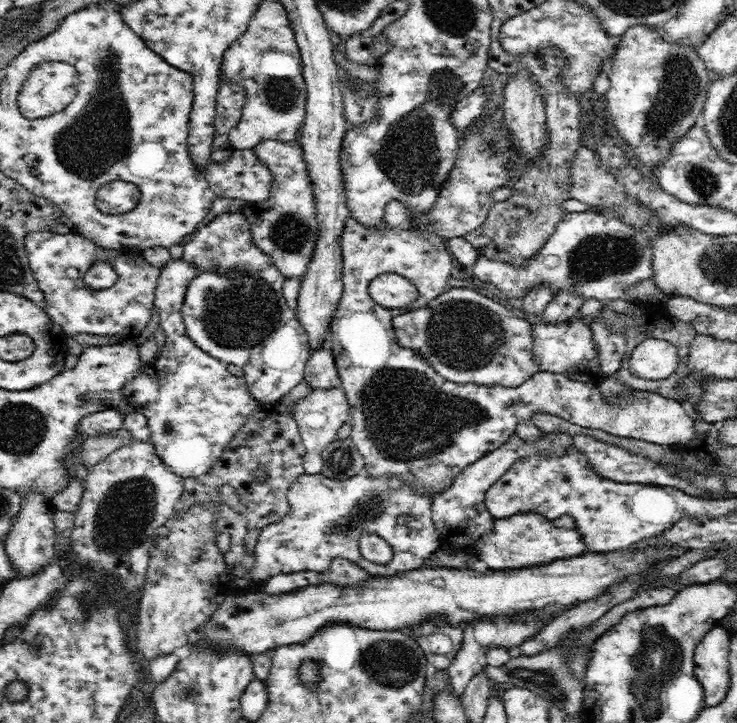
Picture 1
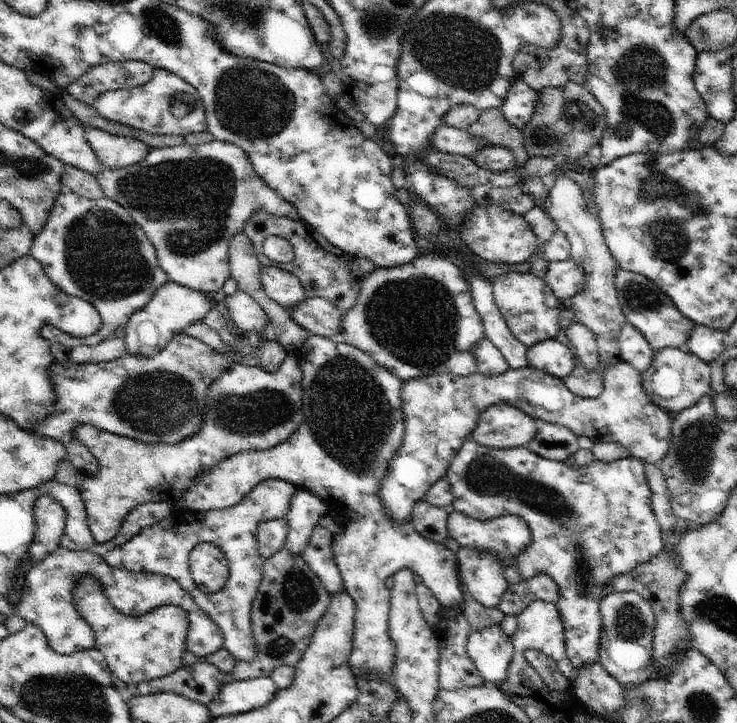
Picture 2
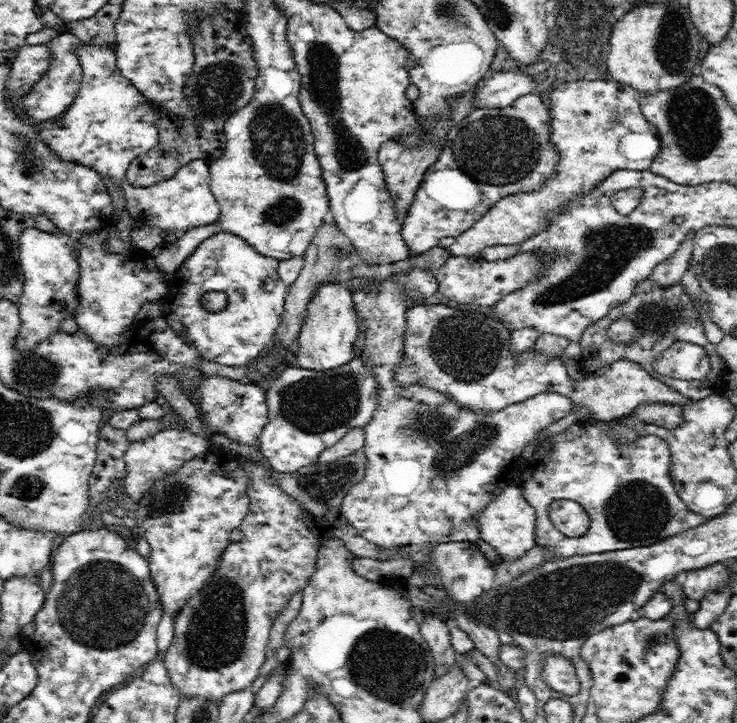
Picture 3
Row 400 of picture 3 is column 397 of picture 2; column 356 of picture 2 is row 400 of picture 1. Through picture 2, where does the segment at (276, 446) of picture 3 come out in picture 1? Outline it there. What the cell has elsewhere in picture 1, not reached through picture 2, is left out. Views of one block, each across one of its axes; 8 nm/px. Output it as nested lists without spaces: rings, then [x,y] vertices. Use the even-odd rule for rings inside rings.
[[[341,387],[331,389],[311,388],[310,392],[293,406],[291,415],[297,422],[297,429],[306,447],[303,462],[304,472],[306,474],[322,473],[324,448],[337,439],[336,432],[340,430],[341,426],[349,422],[350,407],[348,407],[348,399],[344,389]]]

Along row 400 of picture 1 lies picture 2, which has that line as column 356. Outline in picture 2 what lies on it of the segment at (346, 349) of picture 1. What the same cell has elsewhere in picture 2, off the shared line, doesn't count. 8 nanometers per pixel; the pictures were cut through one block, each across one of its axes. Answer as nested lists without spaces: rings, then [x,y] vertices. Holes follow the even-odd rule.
[[[310,335],[310,338],[306,339],[306,342],[297,350],[296,356],[298,359],[298,364],[303,372],[303,377],[301,380],[302,387],[302,404],[303,404],[303,415],[304,420],[302,420],[301,425],[296,431],[290,435],[288,440],[282,441],[282,444],[277,444],[271,449],[266,450],[255,450],[255,451],[244,451],[238,453],[237,455],[225,458],[221,463],[213,466],[207,471],[202,471],[201,475],[196,475],[190,488],[187,488],[180,496],[179,499],[173,505],[176,509],[192,509],[195,511],[211,511],[212,509],[225,509],[228,507],[233,507],[244,500],[244,497],[253,489],[258,486],[263,480],[268,479],[280,479],[286,482],[292,483],[296,486],[304,487],[309,491],[312,491],[319,499],[322,499],[326,504],[328,504],[330,511],[339,514],[345,525],[345,532],[334,536],[333,540],[333,551],[334,560],[340,569],[345,591],[355,600],[357,609],[354,619],[354,632],[352,637],[352,648],[349,660],[349,667],[352,674],[355,677],[364,679],[365,681],[379,681],[380,683],[390,682],[393,676],[393,670],[395,665],[395,644],[389,633],[389,604],[391,601],[391,589],[386,587],[384,580],[388,576],[392,576],[402,569],[410,569],[416,572],[420,578],[422,578],[422,583],[424,583],[438,599],[442,609],[454,609],[455,607],[460,607],[463,610],[463,604],[465,603],[465,592],[463,591],[463,584],[459,583],[459,574],[457,573],[457,558],[452,550],[448,549],[444,543],[436,542],[430,537],[425,537],[423,534],[417,532],[414,528],[412,518],[405,520],[403,523],[396,524],[391,517],[391,512],[387,511],[387,508],[383,505],[383,500],[378,496],[379,488],[385,480],[385,477],[389,473],[389,464],[393,460],[394,456],[400,450],[403,443],[403,438],[405,435],[405,414],[403,411],[403,398],[401,397],[402,387],[404,386],[403,380],[400,380],[396,375],[387,371],[382,365],[376,364],[369,354],[362,352],[359,348],[349,345],[348,343],[333,342],[326,337],[321,337],[318,335]]]

